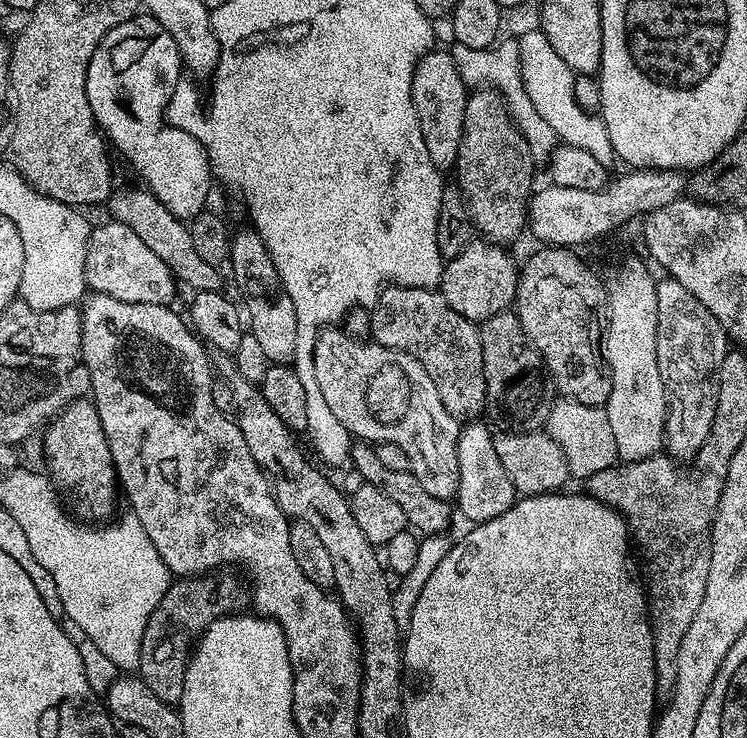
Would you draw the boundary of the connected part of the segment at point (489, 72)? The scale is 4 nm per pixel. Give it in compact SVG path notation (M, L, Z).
M519 39L503 40L490 48L471 48L453 43L450 51L454 58L454 66L458 66L458 74L462 74L462 82L470 90L491 86L496 95L503 98L504 103L508 105L512 121L518 126L522 138L526 138L526 146L530 146L532 159L537 162L548 162L552 159L552 151L558 146L556 131L554 126L550 126L550 122L546 122L546 118L542 118L542 114L538 114L538 106L534 106L528 87L524 84Z

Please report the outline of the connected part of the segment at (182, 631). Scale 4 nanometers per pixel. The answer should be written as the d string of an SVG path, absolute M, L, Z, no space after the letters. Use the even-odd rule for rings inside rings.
M213 570L202 576L177 579L169 584L162 602L158 602L158 606L154 606L154 614L150 614L150 622L146 622L146 630L142 634L138 675L146 682L146 686L150 686L150 690L154 690L154 694L158 694L158 698L162 698L162 702L173 706L179 705L190 653L206 629L221 616L235 616L245 611L246 584L239 575L236 577L235 574L237 575L232 570Z

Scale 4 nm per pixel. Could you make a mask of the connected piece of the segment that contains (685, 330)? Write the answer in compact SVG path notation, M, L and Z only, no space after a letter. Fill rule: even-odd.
M664 278L656 285L658 290L658 330L656 331L656 357L658 358L658 374L664 383L664 400L668 403L665 414L664 444L667 455L677 462L691 462L702 442L710 434L710 426L714 426L714 414L718 410L718 386L720 385L720 367L722 358L730 351L730 337L725 334L724 327L682 286L682 282Z

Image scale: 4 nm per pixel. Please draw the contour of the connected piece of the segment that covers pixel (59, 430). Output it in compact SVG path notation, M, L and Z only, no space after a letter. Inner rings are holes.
M85 398L67 404L43 429L43 436L47 471L57 489L61 493L68 492L72 499L71 511L84 522L107 521L116 508L118 479L95 403Z

